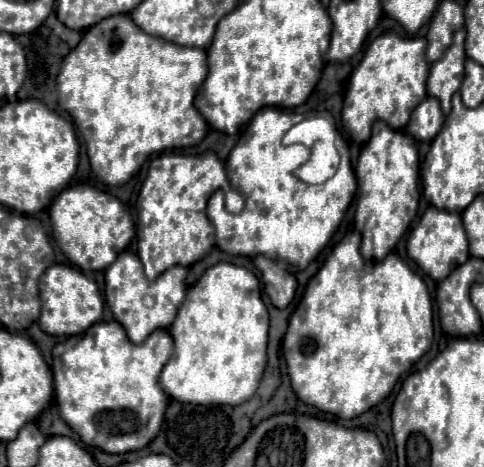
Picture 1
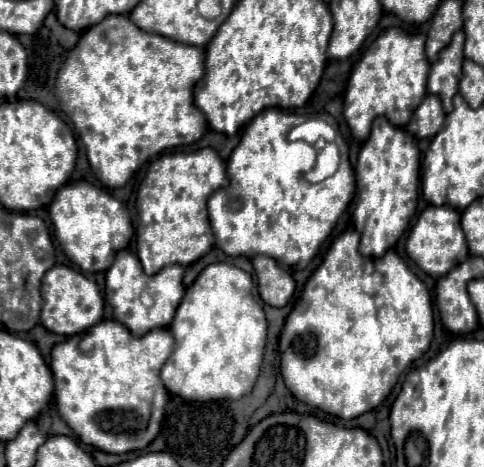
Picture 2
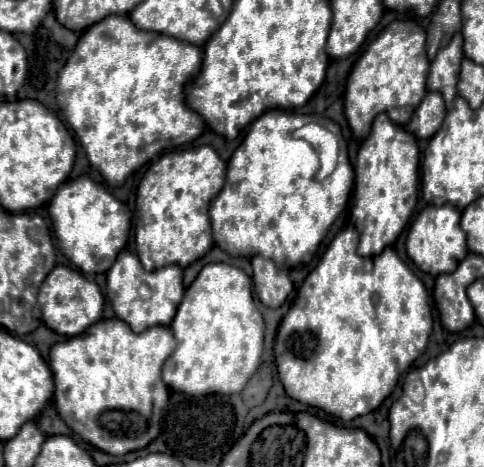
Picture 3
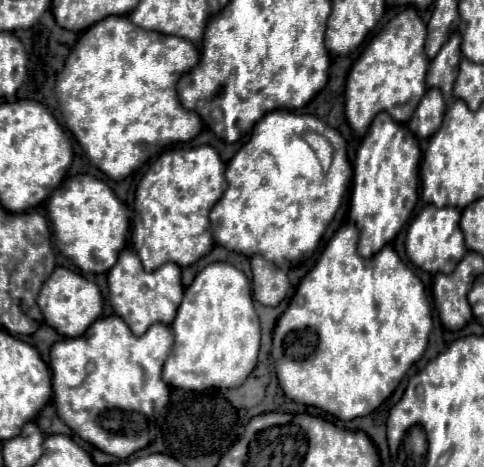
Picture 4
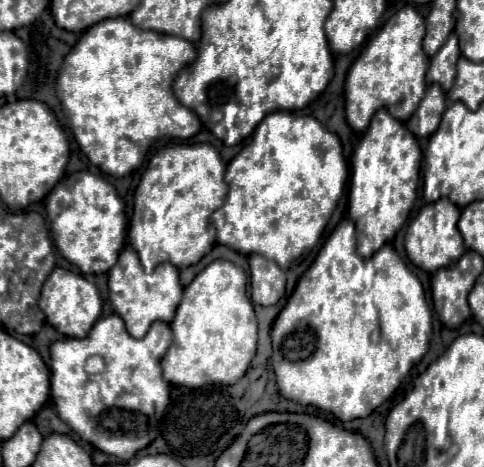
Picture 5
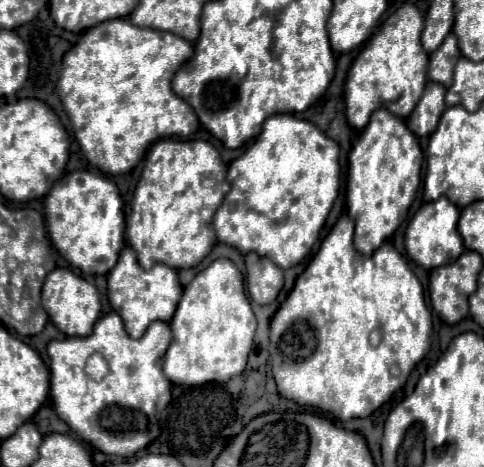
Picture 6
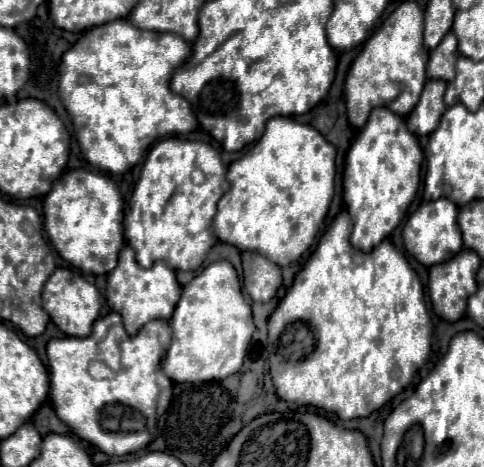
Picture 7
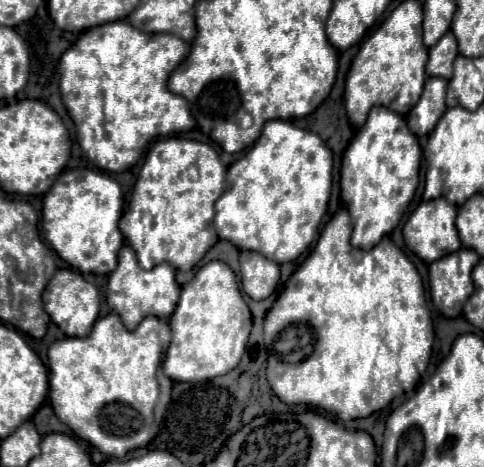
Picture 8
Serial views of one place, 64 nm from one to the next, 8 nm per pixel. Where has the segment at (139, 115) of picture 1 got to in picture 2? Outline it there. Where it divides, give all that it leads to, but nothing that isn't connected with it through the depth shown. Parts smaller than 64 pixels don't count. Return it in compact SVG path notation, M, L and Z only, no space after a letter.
M123 14L106 16L85 31L58 70L56 96L62 112L74 122L98 180L108 188L118 188L124 186L142 164L168 148L194 144L206 132L204 114L192 102L194 84L204 76L204 50L176 44L160 34L148 34L136 28L129 15Z

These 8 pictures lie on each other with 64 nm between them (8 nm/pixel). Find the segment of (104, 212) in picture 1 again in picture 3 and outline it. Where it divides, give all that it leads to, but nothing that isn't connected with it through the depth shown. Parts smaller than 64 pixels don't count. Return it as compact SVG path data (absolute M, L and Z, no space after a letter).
M88 176L62 184L50 200L48 212L62 254L86 274L108 272L118 252L128 242L130 212L102 184L96 184Z

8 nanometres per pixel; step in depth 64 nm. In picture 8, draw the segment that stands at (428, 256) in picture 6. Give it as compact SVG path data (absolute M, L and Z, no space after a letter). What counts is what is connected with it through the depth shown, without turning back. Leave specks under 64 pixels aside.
M436 198L436 200L428 200L428 202L422 202L412 214L410 218L406 220L404 228L402 228L402 234L404 234L404 242L406 246L424 262L432 262L432 260L438 260L440 256L448 256L456 250L462 248L460 244L460 238L458 238L458 230L456 230L456 206L450 204L448 200L444 198Z

